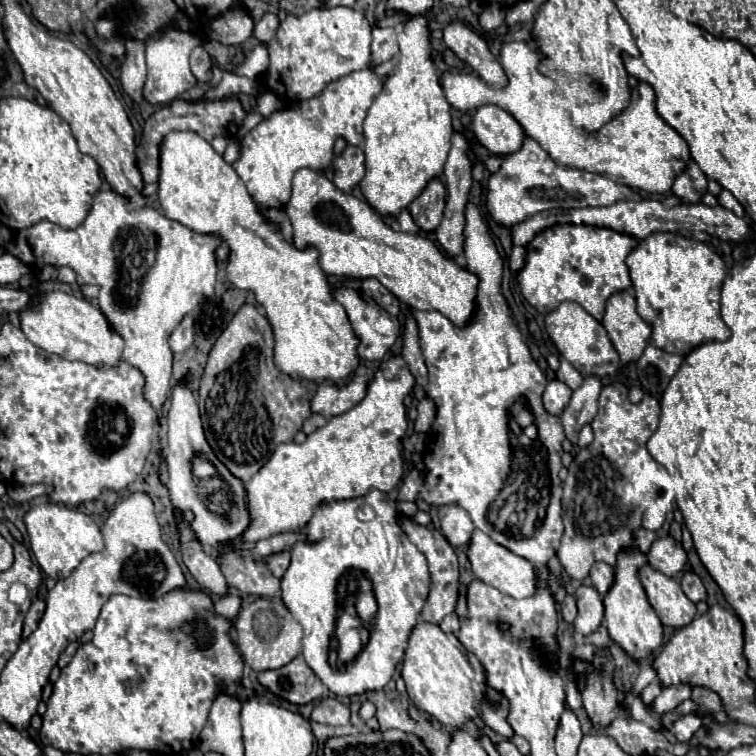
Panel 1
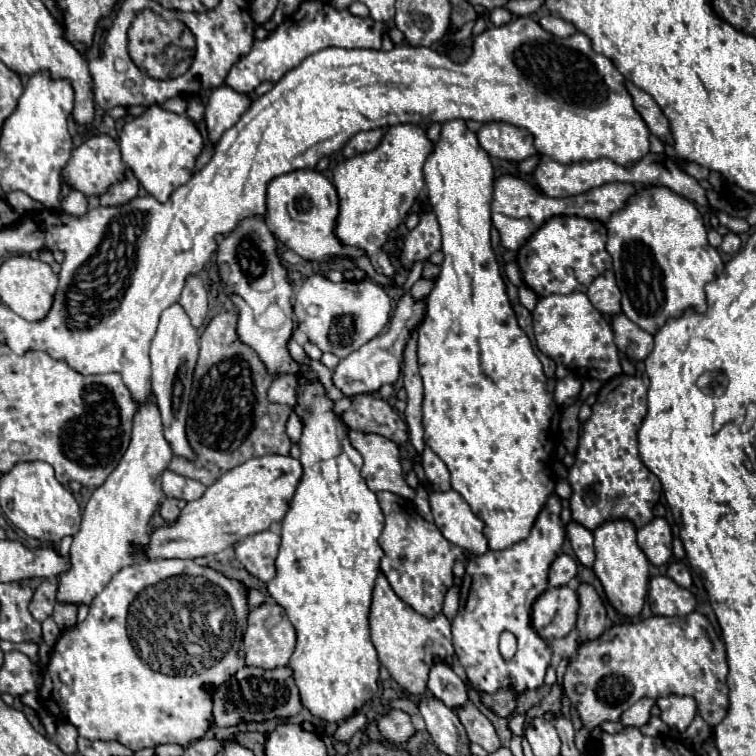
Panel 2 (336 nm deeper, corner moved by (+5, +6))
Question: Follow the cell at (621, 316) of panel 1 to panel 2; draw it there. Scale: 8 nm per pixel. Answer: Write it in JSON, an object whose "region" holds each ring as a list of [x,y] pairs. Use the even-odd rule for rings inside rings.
{"region":[[[605,271],[593,281],[587,291],[587,297],[593,303],[593,307],[607,317],[621,313],[621,291],[617,289],[613,271]]]}

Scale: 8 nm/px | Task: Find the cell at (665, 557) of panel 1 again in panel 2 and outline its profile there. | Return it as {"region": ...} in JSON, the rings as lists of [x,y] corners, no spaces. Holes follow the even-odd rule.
{"region":[[[653,519],[649,525],[637,529],[637,543],[653,565],[665,565],[671,559],[671,527],[665,519]]]}

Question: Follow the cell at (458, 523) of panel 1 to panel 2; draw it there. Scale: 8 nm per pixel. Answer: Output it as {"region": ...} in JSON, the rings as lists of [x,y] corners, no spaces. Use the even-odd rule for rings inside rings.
{"region":[[[425,447],[425,451],[423,451],[423,469],[425,469],[427,481],[433,491],[449,491],[451,489],[449,471],[447,471],[445,463],[429,447]]]}

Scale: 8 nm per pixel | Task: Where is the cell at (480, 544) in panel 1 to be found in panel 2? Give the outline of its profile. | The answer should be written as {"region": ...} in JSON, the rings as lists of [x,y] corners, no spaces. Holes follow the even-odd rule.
{"region":[[[429,491],[429,503],[435,525],[447,541],[475,557],[489,549],[489,541],[483,533],[485,523],[469,509],[467,501],[457,491]]]}

